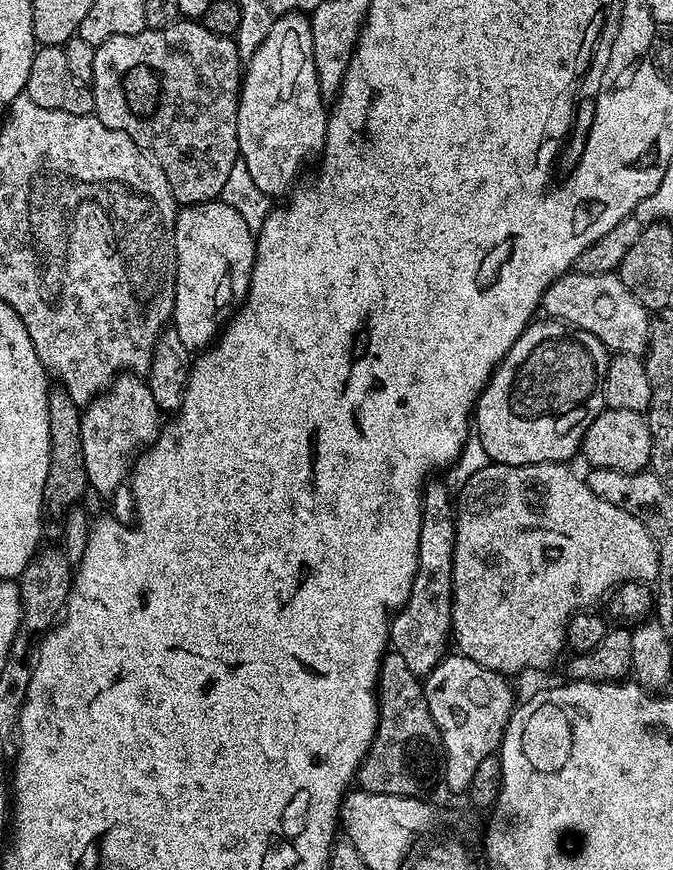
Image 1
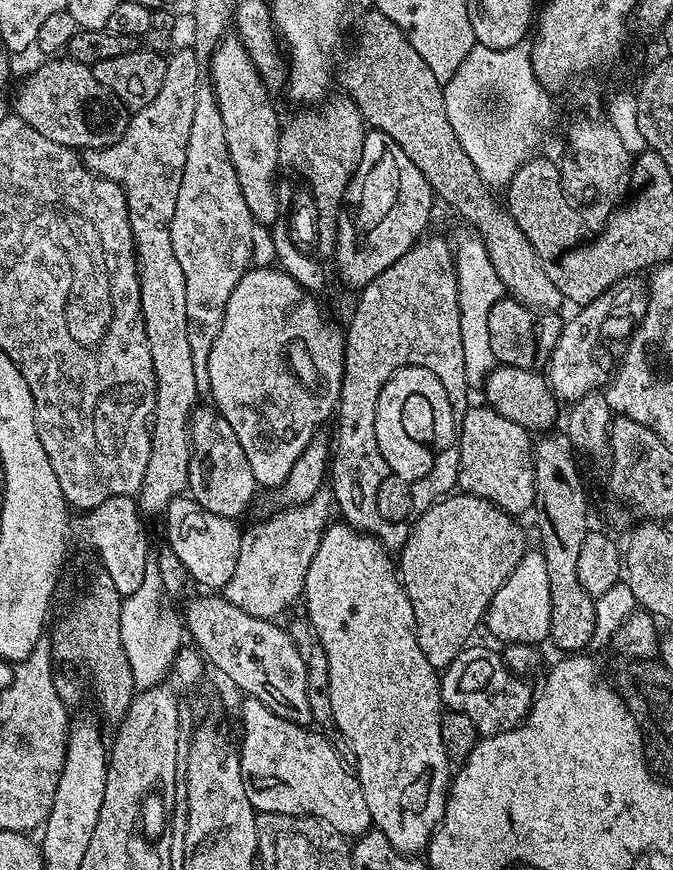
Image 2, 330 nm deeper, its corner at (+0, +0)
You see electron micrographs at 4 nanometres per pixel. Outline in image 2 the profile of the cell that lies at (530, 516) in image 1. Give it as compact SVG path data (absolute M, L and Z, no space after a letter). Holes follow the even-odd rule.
M449 494L436 501L418 518L418 522L410 530L404 547L399 549L398 575L406 594L410 598L410 606L414 606L414 622L418 646L422 646L422 654L426 654L426 662L437 670L443 670L456 655L469 643L472 631L481 627L485 619L488 603L494 594L510 578L514 566L518 566L524 557L526 545L520 528L504 509L489 500L467 494Z

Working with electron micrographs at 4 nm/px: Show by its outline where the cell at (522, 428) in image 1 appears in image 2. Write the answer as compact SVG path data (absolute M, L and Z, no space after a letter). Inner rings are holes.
M487 406L469 407L460 423L459 491L489 500L504 509L509 516L519 517L519 512L535 505L533 445L529 429L523 428L521 424L510 422L510 418L502 418Z

